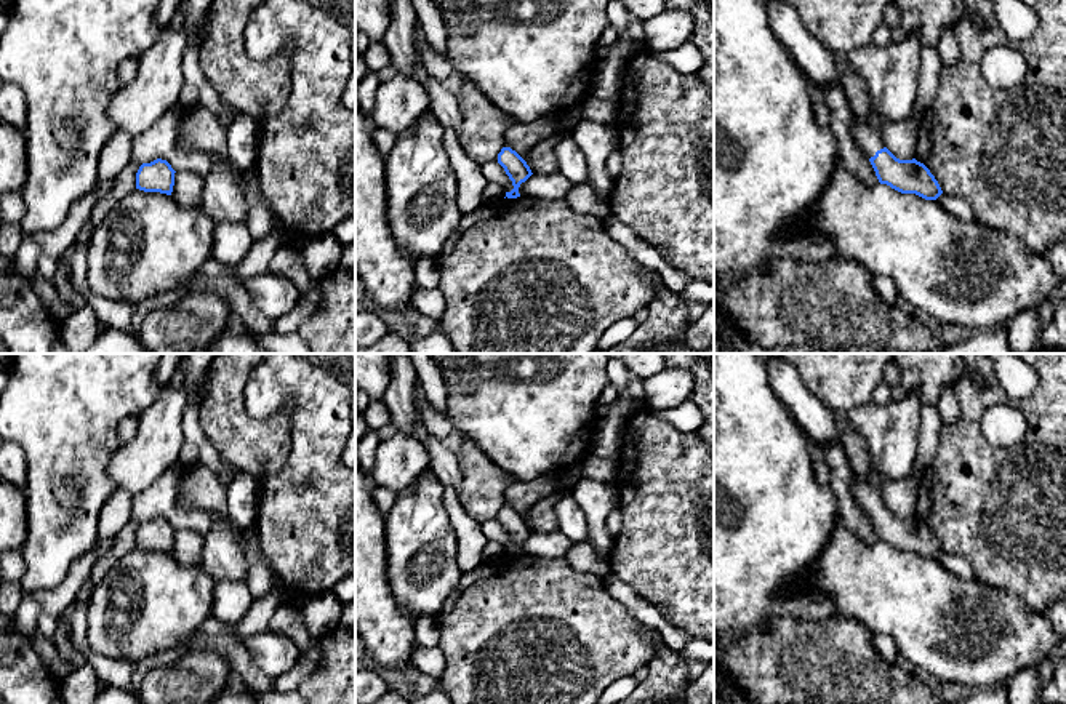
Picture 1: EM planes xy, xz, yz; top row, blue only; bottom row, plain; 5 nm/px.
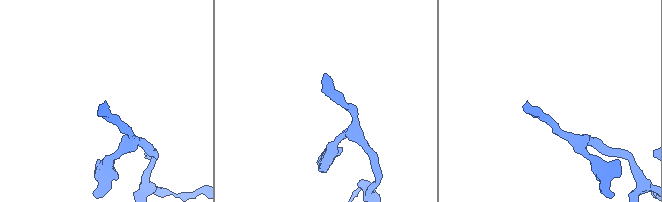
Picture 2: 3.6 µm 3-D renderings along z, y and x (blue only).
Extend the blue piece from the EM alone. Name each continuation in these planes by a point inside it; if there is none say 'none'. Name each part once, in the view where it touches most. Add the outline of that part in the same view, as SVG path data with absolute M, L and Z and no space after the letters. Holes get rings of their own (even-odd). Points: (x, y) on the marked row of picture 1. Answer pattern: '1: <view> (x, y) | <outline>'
1: yz (868, 140) | M853 115L852 134L866 157L874 157L877 150L884 149L880 131L871 128L866 122L861 122Z

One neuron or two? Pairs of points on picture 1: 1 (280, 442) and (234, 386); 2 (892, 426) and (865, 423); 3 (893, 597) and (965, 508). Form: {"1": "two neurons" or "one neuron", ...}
{"1": "one neuron", "2": "one neuron", "3": "two neurons"}

